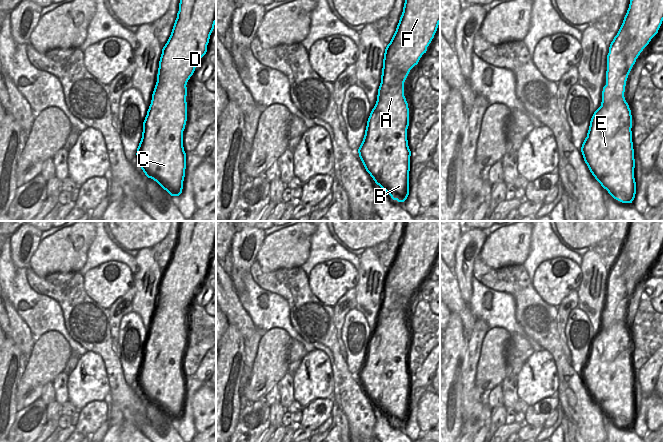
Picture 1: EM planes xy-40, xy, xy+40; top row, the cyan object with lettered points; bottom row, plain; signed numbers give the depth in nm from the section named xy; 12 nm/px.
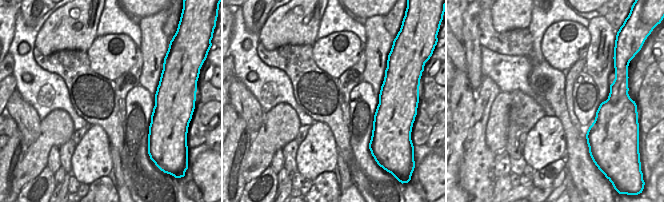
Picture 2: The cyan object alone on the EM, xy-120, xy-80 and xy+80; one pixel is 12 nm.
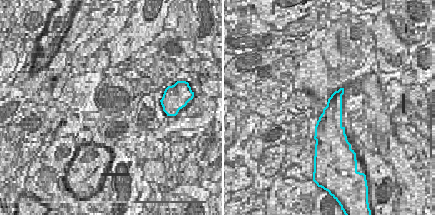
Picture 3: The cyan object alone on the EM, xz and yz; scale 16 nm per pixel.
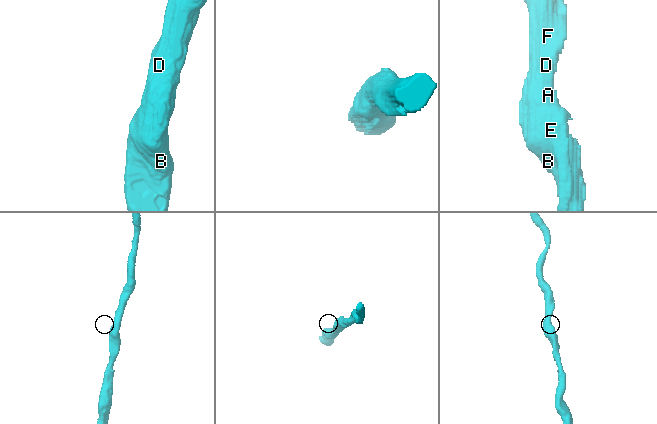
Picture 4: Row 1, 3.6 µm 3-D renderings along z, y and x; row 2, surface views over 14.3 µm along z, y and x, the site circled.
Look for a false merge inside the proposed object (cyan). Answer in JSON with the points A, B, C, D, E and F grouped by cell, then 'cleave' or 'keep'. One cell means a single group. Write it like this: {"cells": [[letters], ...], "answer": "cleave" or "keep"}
{"cells": [["A", "B", "C", "D", "E", "F"]], "answer": "keep"}

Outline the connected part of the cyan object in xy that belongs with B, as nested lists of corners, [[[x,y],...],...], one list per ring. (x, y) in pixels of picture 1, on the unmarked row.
[[[405,221],[396,255],[384,277],[377,325],[367,345],[365,359],[358,373],[366,395],[393,424],[404,426],[409,419],[411,375],[407,353],[409,332],[404,320],[404,306],[410,294],[427,275],[440,247],[440,221]]]

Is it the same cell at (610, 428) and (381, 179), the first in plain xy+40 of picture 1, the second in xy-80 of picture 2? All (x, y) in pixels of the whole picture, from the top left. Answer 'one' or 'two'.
one

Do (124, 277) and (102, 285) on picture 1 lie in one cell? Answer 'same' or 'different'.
same

